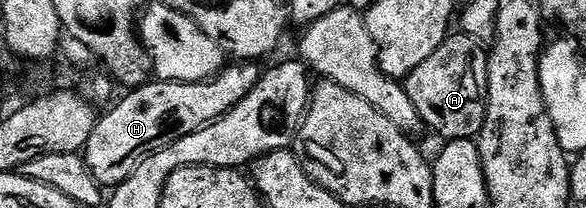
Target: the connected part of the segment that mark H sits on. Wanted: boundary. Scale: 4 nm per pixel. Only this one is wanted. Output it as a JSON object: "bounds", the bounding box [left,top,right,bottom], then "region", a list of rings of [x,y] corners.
{"bounds":[82,62,262,190],"region":[[[236,62],[231,66],[232,72],[221,71],[210,80],[193,84],[151,82],[141,88],[133,87],[129,96],[122,97],[120,101],[117,99],[111,105],[113,108],[97,119],[82,149],[90,174],[94,174],[101,186],[111,190],[151,152],[170,146],[170,142],[178,142],[178,138],[186,138],[186,134],[194,134],[194,130],[205,128],[226,115],[234,105],[242,102],[242,98],[246,98],[246,94],[250,94],[250,90],[254,90],[254,86],[258,86],[262,75],[261,65],[256,62]]]}

